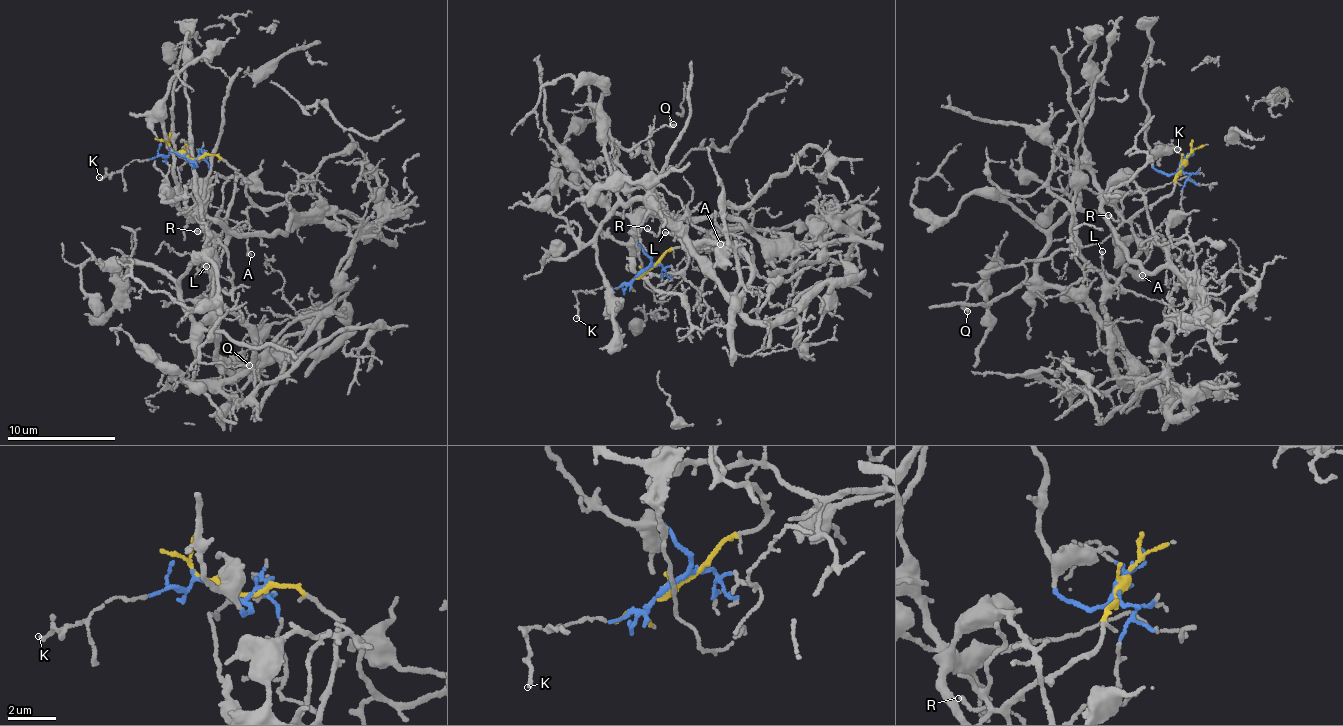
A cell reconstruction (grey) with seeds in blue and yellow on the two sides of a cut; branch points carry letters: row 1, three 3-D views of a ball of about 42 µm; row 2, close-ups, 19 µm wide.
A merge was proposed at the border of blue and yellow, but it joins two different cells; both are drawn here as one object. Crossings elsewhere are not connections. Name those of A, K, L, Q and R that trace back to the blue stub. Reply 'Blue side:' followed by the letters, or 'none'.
Blue side: A, K

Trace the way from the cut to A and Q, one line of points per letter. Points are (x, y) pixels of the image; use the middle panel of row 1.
A: (642, 271), (662, 268), (680, 273), (678, 270), (690, 248), (720, 244)
Q: (642, 271), (684, 242), (686, 234), (666, 218), (652, 186), (647, 154), (631, 153), (657, 130), (674, 125)

